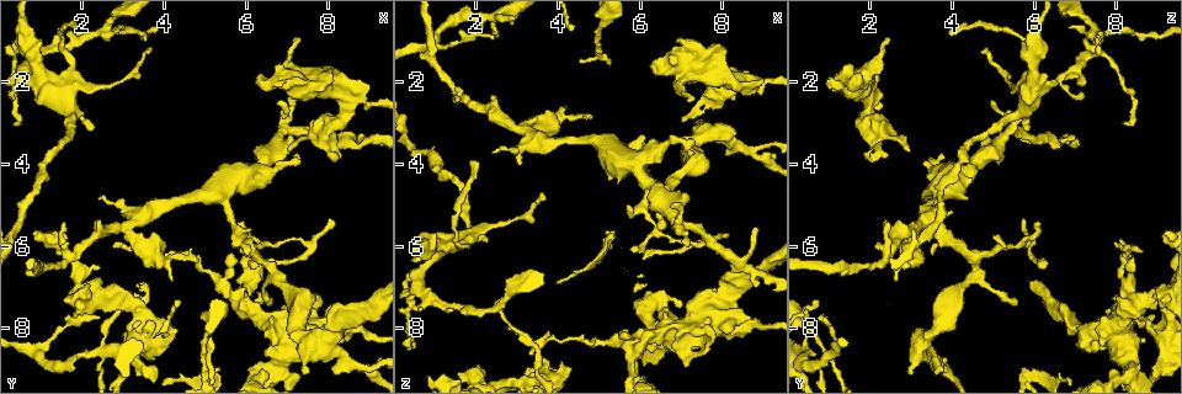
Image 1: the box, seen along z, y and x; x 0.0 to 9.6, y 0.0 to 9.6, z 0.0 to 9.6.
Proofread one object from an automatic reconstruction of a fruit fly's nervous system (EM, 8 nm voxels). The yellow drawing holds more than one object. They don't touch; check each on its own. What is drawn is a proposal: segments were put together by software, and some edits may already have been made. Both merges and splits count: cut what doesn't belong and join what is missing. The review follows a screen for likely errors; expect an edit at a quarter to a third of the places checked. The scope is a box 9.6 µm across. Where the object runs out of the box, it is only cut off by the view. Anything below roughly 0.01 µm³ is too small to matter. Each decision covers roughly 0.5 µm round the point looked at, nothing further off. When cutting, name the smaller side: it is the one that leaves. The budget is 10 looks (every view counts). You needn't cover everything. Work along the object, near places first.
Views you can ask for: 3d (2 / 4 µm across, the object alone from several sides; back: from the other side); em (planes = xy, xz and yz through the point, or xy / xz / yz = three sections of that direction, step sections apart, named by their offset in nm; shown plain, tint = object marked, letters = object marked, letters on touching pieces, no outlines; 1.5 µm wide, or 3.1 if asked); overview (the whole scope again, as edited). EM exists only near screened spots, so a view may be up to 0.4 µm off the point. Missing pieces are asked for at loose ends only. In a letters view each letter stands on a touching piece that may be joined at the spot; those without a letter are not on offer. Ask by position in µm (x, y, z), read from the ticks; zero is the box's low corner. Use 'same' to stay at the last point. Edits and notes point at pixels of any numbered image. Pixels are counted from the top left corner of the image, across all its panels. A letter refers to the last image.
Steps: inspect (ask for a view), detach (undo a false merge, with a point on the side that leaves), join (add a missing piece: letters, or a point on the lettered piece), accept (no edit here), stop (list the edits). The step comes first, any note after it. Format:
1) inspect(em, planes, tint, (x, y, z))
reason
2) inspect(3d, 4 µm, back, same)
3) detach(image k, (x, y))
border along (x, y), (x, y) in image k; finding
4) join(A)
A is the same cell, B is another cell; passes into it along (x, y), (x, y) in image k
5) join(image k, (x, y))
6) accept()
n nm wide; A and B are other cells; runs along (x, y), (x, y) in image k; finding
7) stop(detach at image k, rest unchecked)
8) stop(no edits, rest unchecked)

inspect(em, planes, letters, (7.15, 0.90, 2.45))
free end

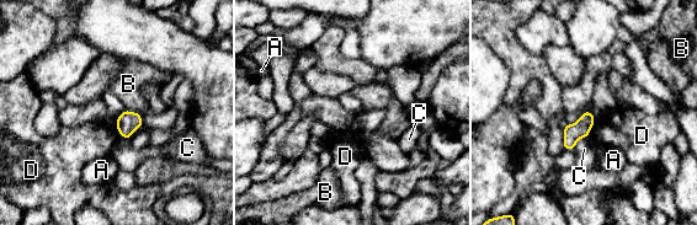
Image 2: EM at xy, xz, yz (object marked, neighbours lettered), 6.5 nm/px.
accept()
C touches over 130 nm; A, B, C and D are other cells; no lettered piece goes on from it

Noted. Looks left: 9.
inspect(em, xz, step 4, tint, (8.30, 3.85, 2.30))
an open end

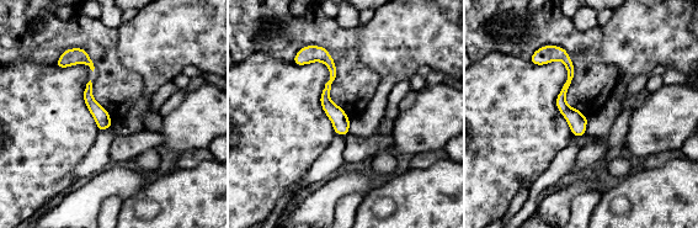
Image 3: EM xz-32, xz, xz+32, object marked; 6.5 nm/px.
inspect(em, planes, tint, same)

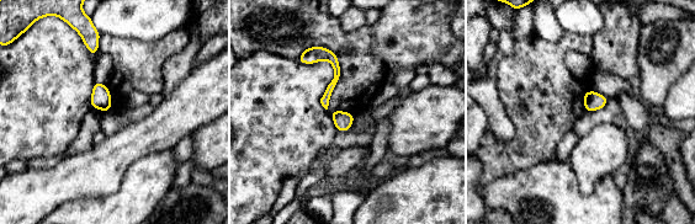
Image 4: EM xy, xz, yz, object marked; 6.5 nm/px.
inspect(em, planes, letters, same)
what lies round it

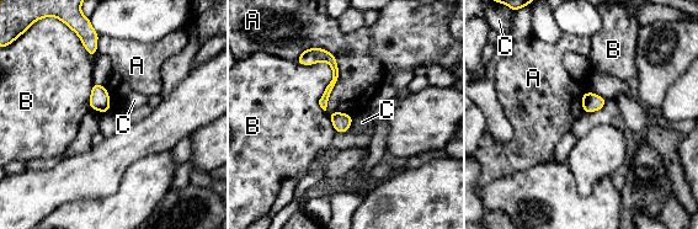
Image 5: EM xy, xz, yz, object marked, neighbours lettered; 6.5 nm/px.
accept()
A, B and C are other cells; border along (308, 47), (335, 58), (329, 100) in image 5; no lettered piece goes on from it

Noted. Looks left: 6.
inspect(em, xz, step 4, letters, (8.70, 9.00, 3.65))
thin neck

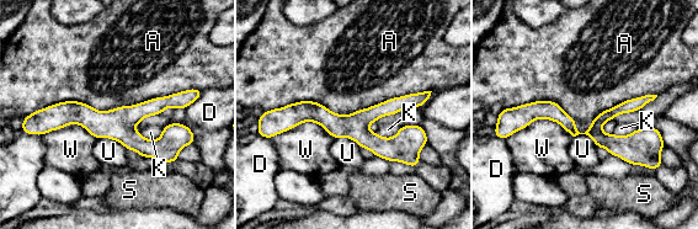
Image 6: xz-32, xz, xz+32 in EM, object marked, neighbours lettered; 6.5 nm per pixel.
accept()
100 nm wide; A, D, K, S, U and W are other cells; runs along (425, 97), (357, 122), (280, 122) in image 6; one neuron here

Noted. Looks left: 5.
inspect(3d, 4 µm, (5.85, 7.45, 8.55))
branch point

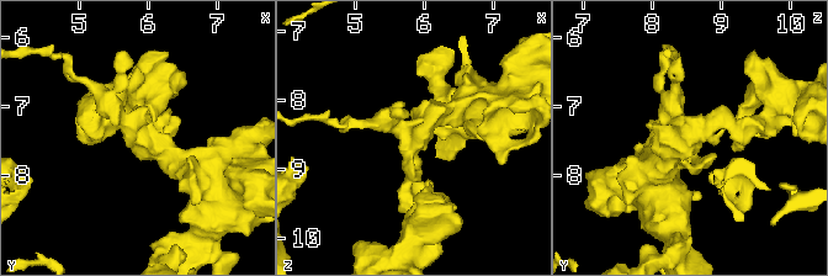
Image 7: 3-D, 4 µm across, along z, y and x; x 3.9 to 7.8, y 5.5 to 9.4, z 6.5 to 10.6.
inspect(em, xz, step 8, letters, (5.75, 7.40, 8.50))
3 arms; arms of 190, 260, 260 nm

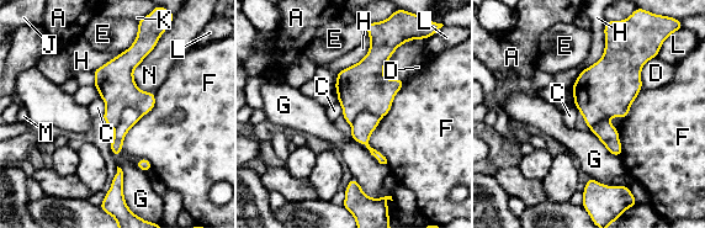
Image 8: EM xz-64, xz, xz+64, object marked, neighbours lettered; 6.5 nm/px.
inspect(em, planes, letters, same)

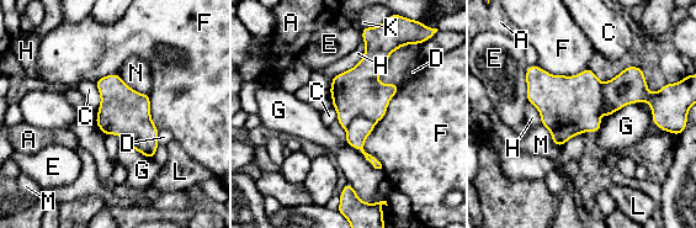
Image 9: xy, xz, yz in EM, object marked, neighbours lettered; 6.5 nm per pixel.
detach(image 9, (630, 86))
320 nm wide; F touches over 550 nm; A, C, D, E, F, G, H, K, L, M and N are other cells; a second neuron is stuck on

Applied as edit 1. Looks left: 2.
stop(detach at image 9, rest unchecked)

